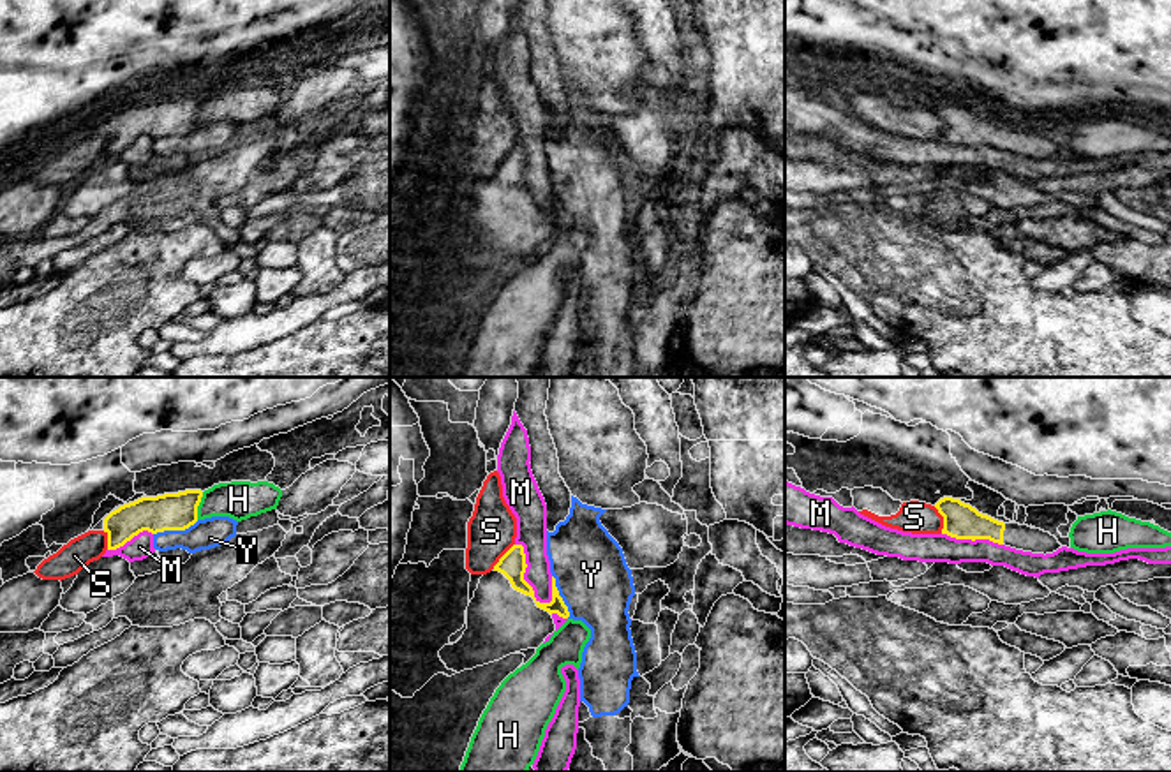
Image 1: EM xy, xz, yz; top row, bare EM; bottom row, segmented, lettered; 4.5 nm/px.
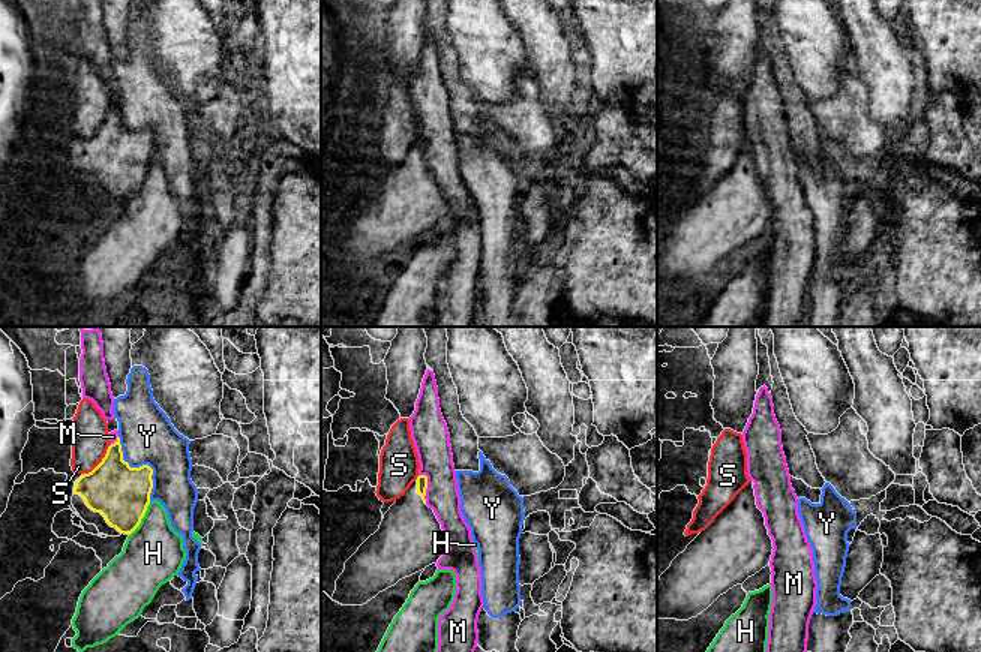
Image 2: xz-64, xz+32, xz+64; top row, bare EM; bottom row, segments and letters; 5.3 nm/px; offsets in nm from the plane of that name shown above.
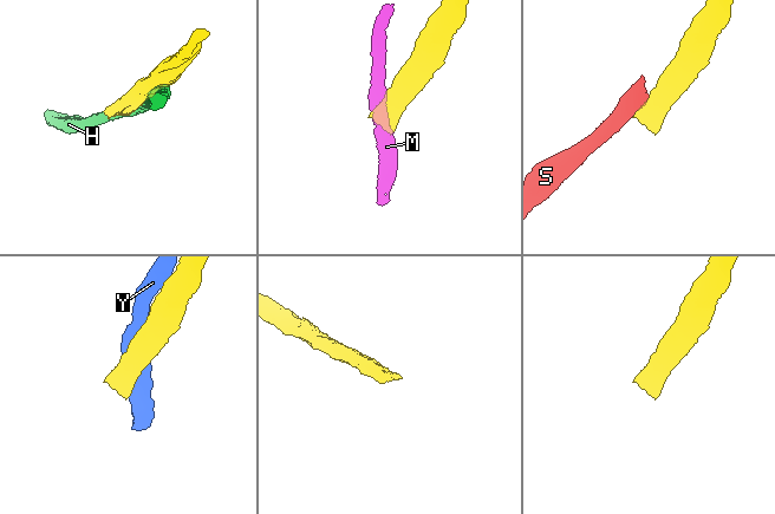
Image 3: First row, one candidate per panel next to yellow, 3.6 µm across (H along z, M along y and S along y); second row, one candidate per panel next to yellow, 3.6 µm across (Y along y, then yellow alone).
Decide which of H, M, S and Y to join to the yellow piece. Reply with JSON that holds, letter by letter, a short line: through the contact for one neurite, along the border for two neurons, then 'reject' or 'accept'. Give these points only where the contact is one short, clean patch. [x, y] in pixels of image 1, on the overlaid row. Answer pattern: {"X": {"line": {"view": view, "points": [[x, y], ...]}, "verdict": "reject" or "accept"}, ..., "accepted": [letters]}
{"H": {"verdict": "reject"}, "M": {"verdict": "reject"}, "S": {"line": {"view": "yz", "points": [[933, 506], [942, 517], [942, 533]]}, "verdict": "reject"}, "Y": {"verdict": "reject"}, "accepted": []}

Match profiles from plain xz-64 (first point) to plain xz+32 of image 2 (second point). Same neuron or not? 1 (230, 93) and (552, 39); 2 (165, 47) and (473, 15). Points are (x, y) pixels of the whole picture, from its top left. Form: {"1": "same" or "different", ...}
{"1": "different", "2": "same"}

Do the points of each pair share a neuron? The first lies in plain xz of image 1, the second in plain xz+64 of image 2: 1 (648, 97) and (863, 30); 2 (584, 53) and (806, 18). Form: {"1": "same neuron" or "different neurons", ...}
{"1": "different neurons", "2": "same neuron"}

